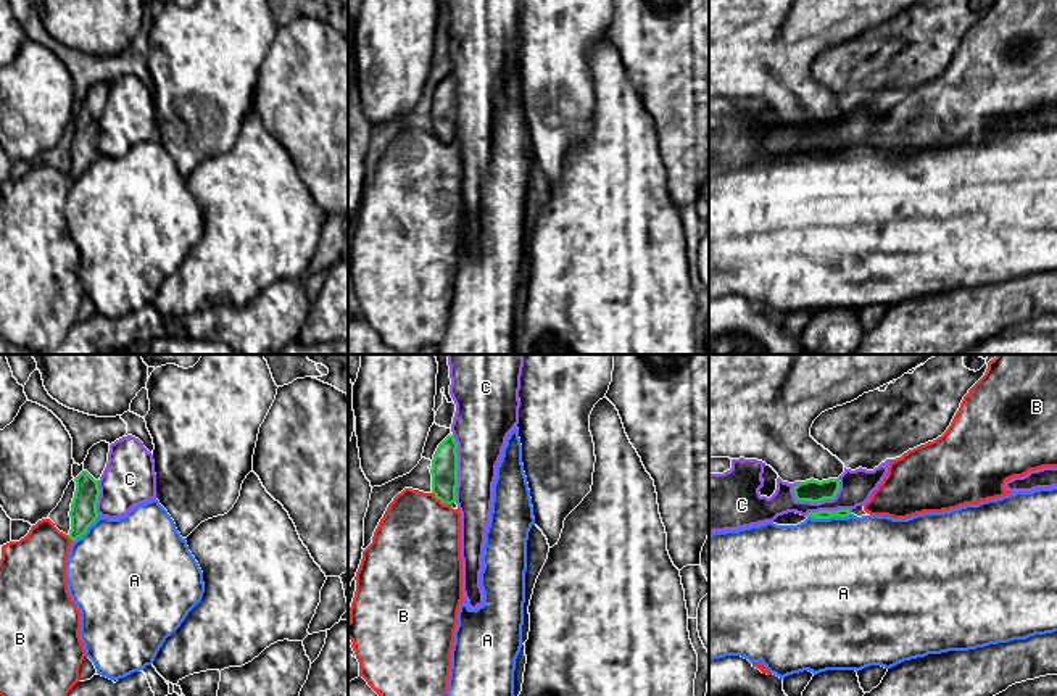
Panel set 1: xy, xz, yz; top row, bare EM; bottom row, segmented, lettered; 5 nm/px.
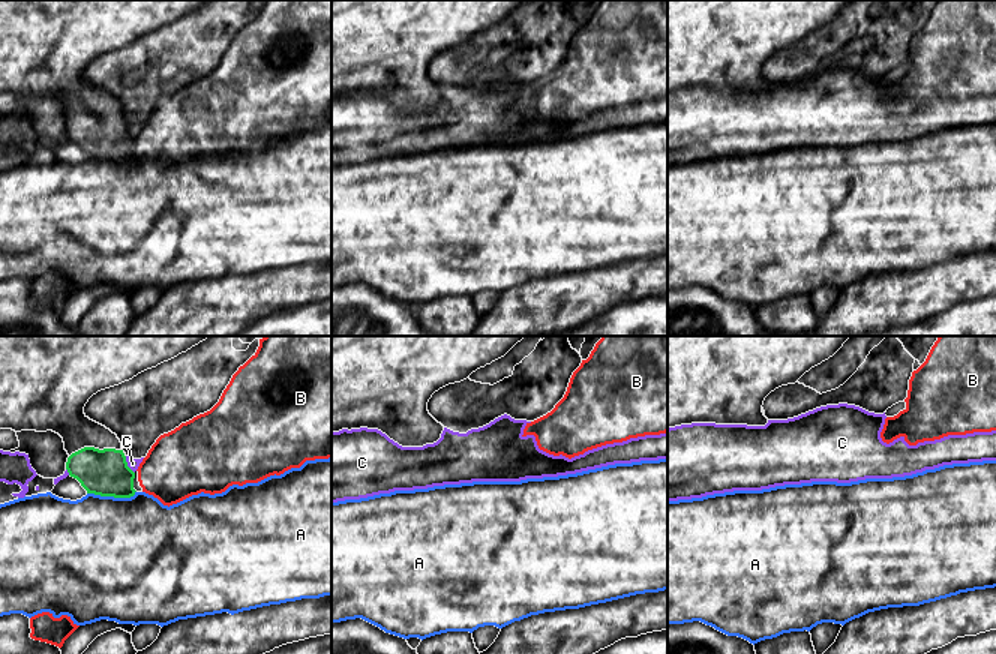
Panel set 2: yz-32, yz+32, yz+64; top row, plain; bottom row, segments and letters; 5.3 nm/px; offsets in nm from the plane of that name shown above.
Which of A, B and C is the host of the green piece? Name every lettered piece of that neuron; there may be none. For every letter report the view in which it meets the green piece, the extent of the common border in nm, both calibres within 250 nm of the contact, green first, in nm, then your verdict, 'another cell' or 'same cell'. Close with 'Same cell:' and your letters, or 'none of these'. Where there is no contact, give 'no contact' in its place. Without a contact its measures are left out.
A: meets green in yz; contact 220 nm long; 50 nm thick on the green side, 500 nm on the other; another cell
B: meets green in xz; contact 120 nm long; 130 nm thick on the green side, 440 nm on the other; another cell
C: meets green in yz; contact 260 nm long; 110 nm thick on the green side, 170 nm on the other; another cell
Same cell: none of these

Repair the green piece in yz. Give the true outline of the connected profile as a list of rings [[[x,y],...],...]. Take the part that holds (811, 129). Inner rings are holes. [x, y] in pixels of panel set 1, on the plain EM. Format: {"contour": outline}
{"contour": [[[709,0],[709,97],[757,98],[793,126],[796,140],[833,139],[844,103],[810,76],[814,60],[825,50],[873,31],[926,0]]]}

